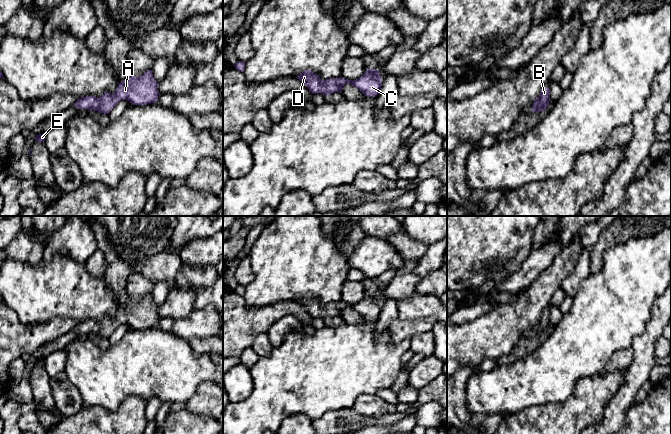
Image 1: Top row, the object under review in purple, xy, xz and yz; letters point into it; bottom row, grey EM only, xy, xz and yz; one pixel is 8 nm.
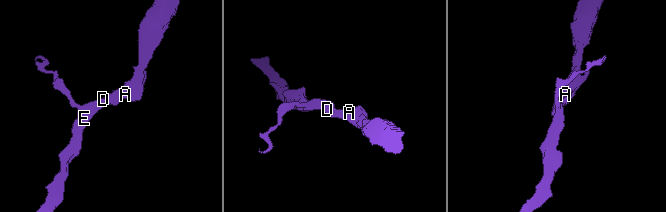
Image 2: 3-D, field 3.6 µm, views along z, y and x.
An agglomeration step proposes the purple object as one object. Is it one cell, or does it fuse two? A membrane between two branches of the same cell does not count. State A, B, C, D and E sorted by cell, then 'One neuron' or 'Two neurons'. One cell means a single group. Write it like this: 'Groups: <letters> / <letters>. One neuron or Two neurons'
Groups: A B C D E. One neuron

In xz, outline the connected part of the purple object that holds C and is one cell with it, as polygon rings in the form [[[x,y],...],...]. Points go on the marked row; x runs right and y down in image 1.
[[[367,69],[367,71],[356,80],[348,80],[342,76],[339,78],[322,80],[311,70],[305,70],[297,77],[312,94],[321,93],[329,96],[331,93],[342,93],[342,88],[346,84],[351,84],[358,88],[365,96],[375,97],[379,94],[382,86],[382,78],[378,70]]]

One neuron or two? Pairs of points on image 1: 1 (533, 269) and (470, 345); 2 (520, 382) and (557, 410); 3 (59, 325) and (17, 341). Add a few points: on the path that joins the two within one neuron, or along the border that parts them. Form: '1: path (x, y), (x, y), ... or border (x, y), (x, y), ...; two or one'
1: border (536, 278), (517, 292); two
2: border (570, 395), (561, 402), (533, 405), (525, 409); two
3: path (49, 331), (27, 337); one

